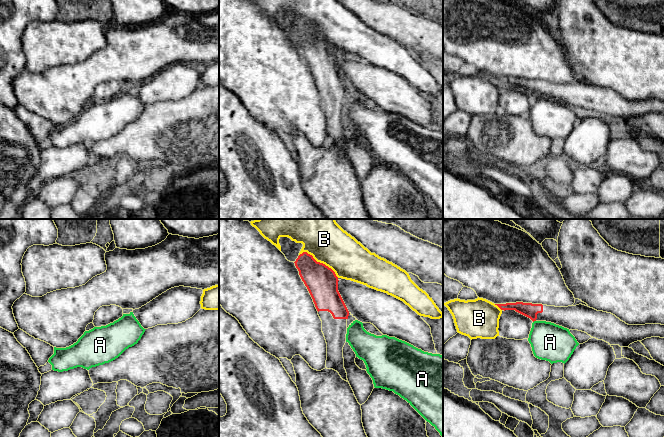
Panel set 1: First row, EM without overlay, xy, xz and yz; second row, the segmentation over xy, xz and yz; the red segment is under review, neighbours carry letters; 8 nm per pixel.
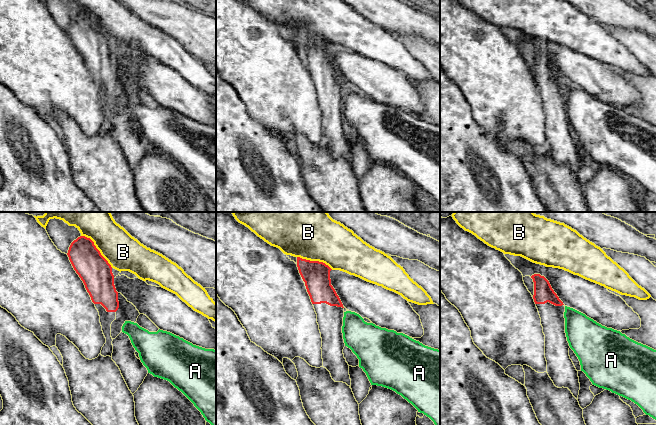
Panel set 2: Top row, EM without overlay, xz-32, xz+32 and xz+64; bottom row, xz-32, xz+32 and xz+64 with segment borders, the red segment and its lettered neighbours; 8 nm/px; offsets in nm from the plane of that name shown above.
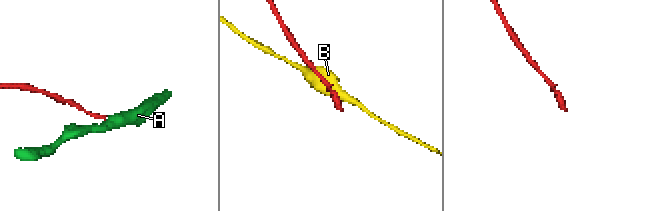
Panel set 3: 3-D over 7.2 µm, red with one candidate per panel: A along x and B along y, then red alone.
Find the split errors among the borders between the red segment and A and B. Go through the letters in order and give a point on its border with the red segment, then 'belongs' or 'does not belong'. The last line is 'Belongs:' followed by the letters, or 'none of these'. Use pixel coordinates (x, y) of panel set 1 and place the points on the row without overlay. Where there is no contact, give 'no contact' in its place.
A: yz (534, 96) | does not belong
B: xz (319, 38) | does not belong
Belongs: none of these

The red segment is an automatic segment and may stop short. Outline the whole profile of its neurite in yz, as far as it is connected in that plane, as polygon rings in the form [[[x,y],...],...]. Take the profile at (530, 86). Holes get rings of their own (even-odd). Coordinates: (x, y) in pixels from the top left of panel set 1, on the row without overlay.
[[[523,78],[495,81],[504,87],[515,86],[533,98],[551,98],[569,106],[585,108],[593,114],[620,123],[629,123],[630,120],[646,114],[664,114],[664,101],[628,101],[611,89],[597,87],[582,80],[568,83]]]

